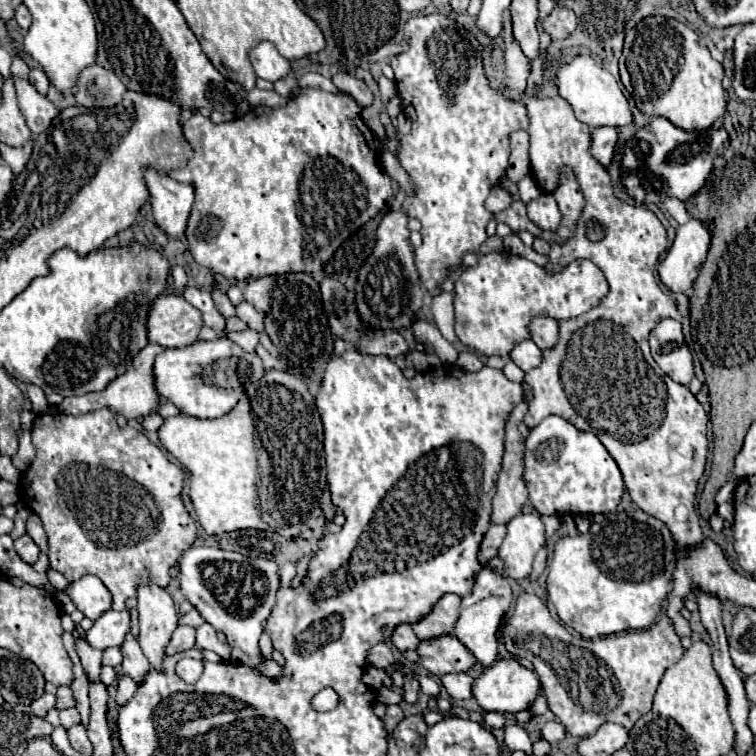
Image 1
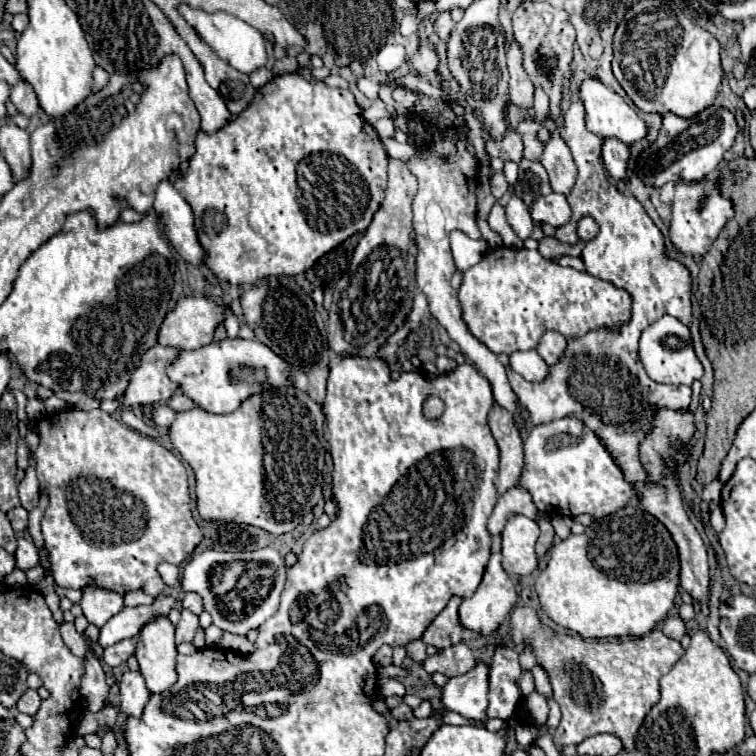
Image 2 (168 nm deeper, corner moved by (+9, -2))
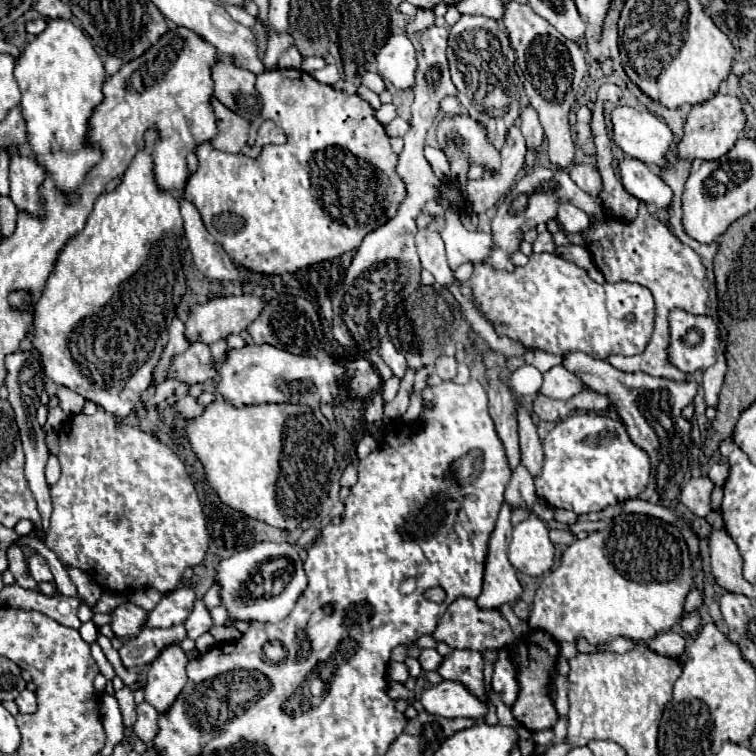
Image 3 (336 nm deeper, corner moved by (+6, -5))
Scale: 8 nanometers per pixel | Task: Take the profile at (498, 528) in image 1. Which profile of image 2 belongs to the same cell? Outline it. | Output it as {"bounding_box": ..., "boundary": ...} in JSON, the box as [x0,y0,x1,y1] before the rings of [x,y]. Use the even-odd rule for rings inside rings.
{"bounding_box":[488,486,540,536],"boundary":[[[520,486],[512,488],[510,492],[504,492],[500,498],[498,498],[498,504],[494,506],[494,512],[488,520],[488,532],[494,536],[494,534],[500,534],[502,528],[506,526],[510,514],[522,514],[522,516],[528,516],[532,520],[538,520],[540,518],[540,512],[538,508],[534,508],[534,502],[530,500],[530,494],[528,492],[522,492]]]}

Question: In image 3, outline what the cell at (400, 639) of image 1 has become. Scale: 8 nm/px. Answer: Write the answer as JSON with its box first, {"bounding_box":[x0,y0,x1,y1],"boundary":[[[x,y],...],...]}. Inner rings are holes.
{"bounding_box":[419,649,443,671],"boundary":[[[423,649],[419,655],[419,663],[425,671],[435,671],[441,665],[443,657],[437,653],[437,649]]]}

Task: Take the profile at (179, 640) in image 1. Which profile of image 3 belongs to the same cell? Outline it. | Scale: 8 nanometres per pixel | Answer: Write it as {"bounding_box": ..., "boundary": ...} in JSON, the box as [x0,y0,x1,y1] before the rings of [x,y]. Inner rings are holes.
{"bounding_box":[185,599,213,641],"boundary":[[[197,599],[195,607],[193,607],[193,613],[191,613],[191,615],[189,615],[189,619],[185,621],[187,637],[195,641],[195,639],[197,639],[197,637],[201,637],[203,633],[207,633],[211,627],[213,627],[213,619],[211,619],[209,609],[205,607],[205,603],[203,603],[201,599]]]}

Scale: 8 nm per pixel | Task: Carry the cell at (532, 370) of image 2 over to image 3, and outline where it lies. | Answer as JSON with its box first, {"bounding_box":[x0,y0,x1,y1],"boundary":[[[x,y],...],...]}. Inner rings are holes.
{"bounding_box":[541,365,585,399],"boundary":[[[559,365],[559,367],[549,369],[543,375],[541,393],[547,397],[553,397],[553,399],[571,399],[583,387],[585,387],[585,383],[575,373],[567,371],[563,365]]]}

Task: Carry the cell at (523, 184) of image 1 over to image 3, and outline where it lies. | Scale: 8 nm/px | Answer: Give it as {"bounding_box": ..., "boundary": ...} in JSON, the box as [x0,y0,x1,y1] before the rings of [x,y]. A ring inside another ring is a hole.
{"bounding_box":[447,15,519,149],"boundary":[[[463,15],[459,23],[449,29],[447,59],[459,101],[473,119],[481,119],[481,123],[489,127],[489,139],[501,149],[505,131],[509,131],[519,117],[519,77],[515,73],[515,51],[509,45],[507,33],[495,19]]]}

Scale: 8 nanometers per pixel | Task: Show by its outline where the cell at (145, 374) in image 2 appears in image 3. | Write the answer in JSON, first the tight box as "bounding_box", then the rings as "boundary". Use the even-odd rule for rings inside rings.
{"bounding_box":[169,343,217,385],"boundary":[[[193,343],[185,353],[177,355],[171,363],[169,377],[185,381],[189,385],[199,381],[211,381],[217,377],[215,361],[207,343]]]}

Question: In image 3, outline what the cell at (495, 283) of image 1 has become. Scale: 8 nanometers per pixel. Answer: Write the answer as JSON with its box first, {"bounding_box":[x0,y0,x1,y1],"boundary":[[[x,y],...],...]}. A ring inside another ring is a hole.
{"bounding_box":[469,253,655,359],"boundary":[[[531,253],[525,267],[517,267],[513,273],[493,271],[481,263],[469,279],[477,303],[481,303],[485,317],[495,325],[495,331],[511,339],[519,339],[527,349],[541,349],[553,355],[565,355],[573,351],[587,353],[593,359],[607,359],[609,355],[639,355],[645,351],[655,323],[655,301],[651,291],[639,283],[595,283],[585,269],[555,255],[555,253]]]}

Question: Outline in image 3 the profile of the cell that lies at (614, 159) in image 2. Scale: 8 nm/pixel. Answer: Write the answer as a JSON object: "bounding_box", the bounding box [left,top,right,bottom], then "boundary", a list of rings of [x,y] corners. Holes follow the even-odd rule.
{"bounding_box":[619,159,673,211],"boundary":[[[625,159],[619,163],[623,187],[643,203],[655,205],[659,211],[669,211],[673,201],[671,187],[645,163],[637,159]]]}

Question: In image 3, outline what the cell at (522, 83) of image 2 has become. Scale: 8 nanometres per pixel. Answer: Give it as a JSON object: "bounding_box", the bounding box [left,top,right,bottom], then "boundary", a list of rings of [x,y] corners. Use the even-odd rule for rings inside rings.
{"bounding_box":[519,107,545,153],"boundary":[[[533,107],[523,109],[519,115],[519,121],[521,121],[521,133],[527,141],[527,149],[539,153],[539,149],[543,147],[543,141],[545,141],[545,133],[537,119],[537,111],[533,111]]]}

